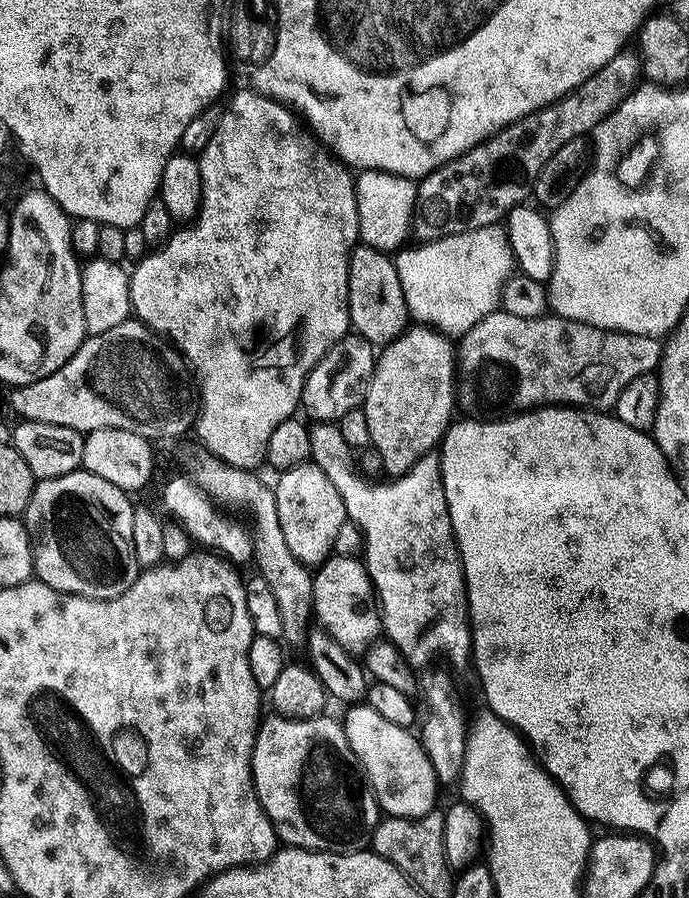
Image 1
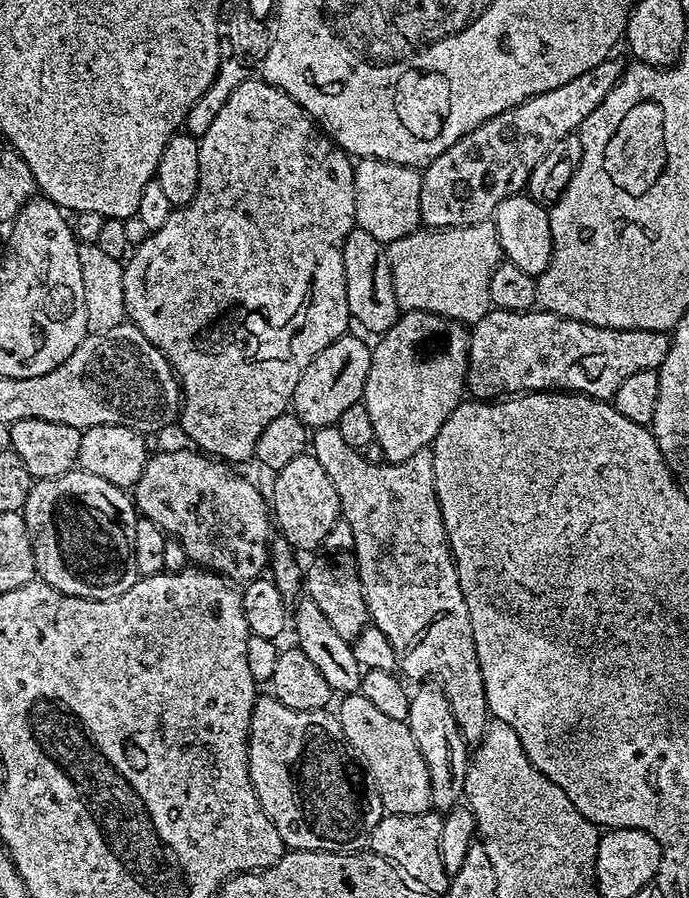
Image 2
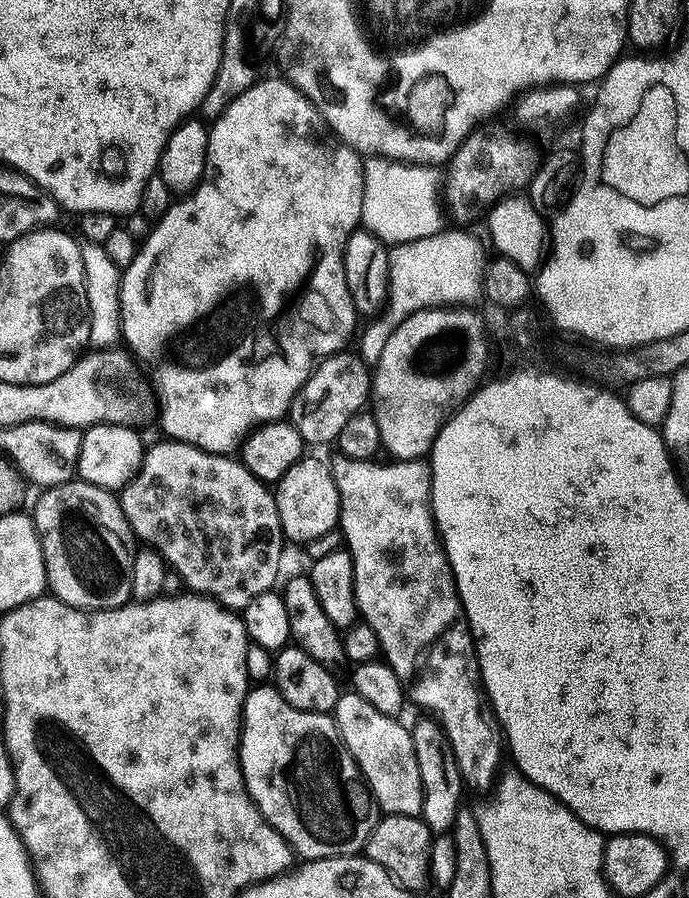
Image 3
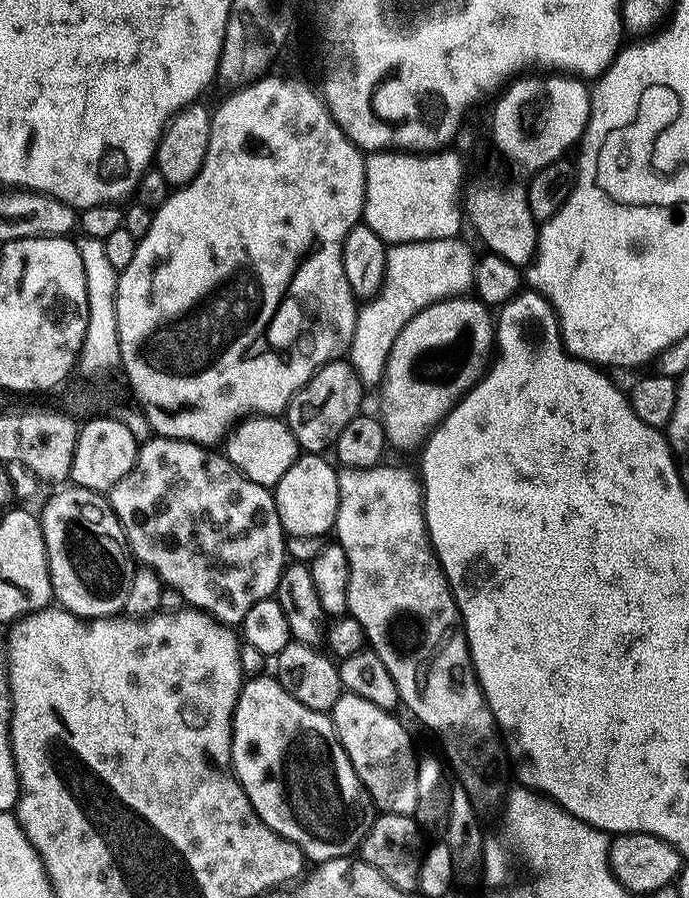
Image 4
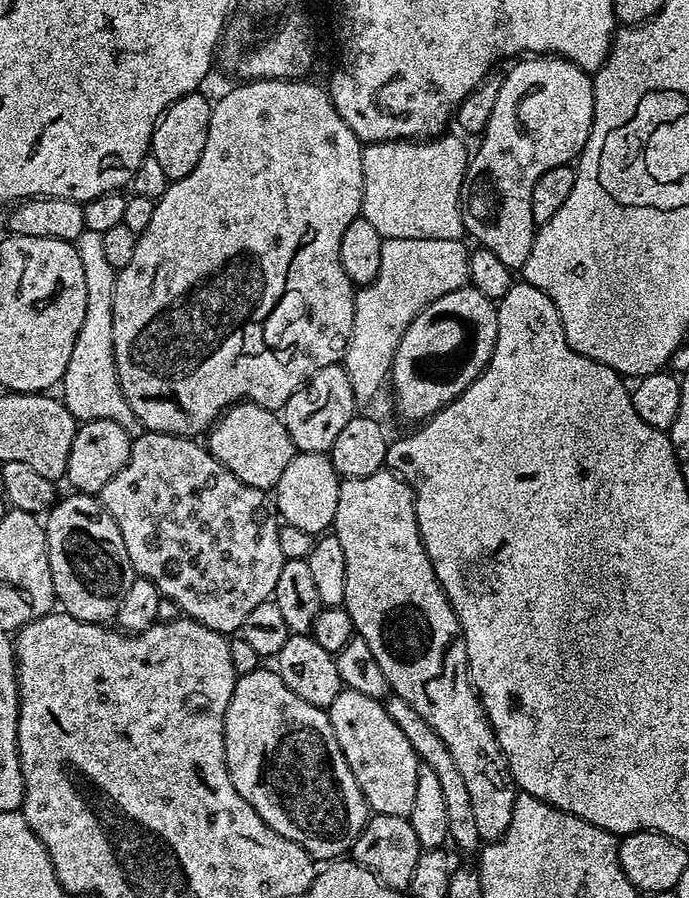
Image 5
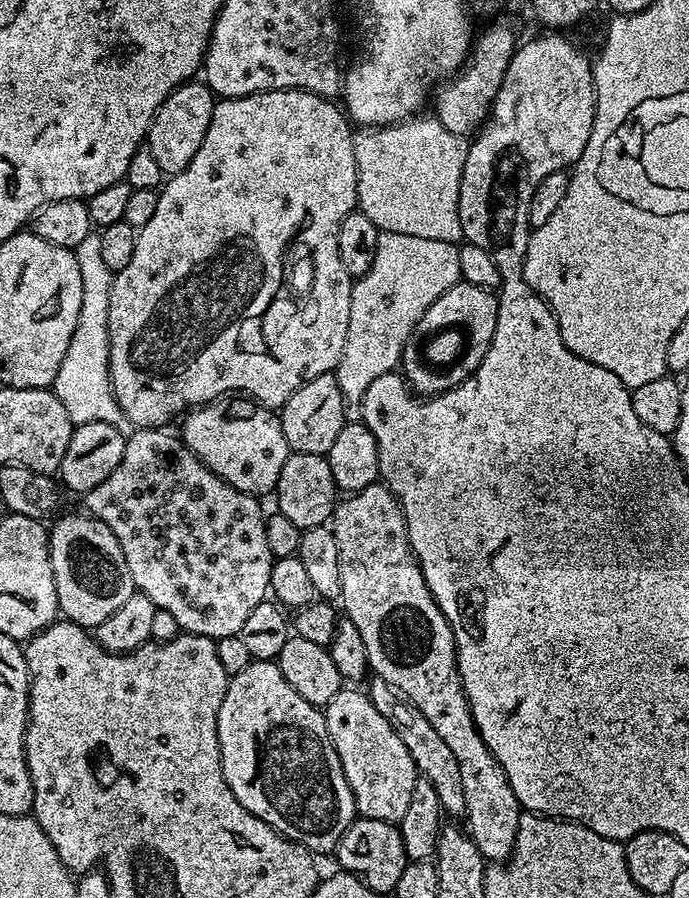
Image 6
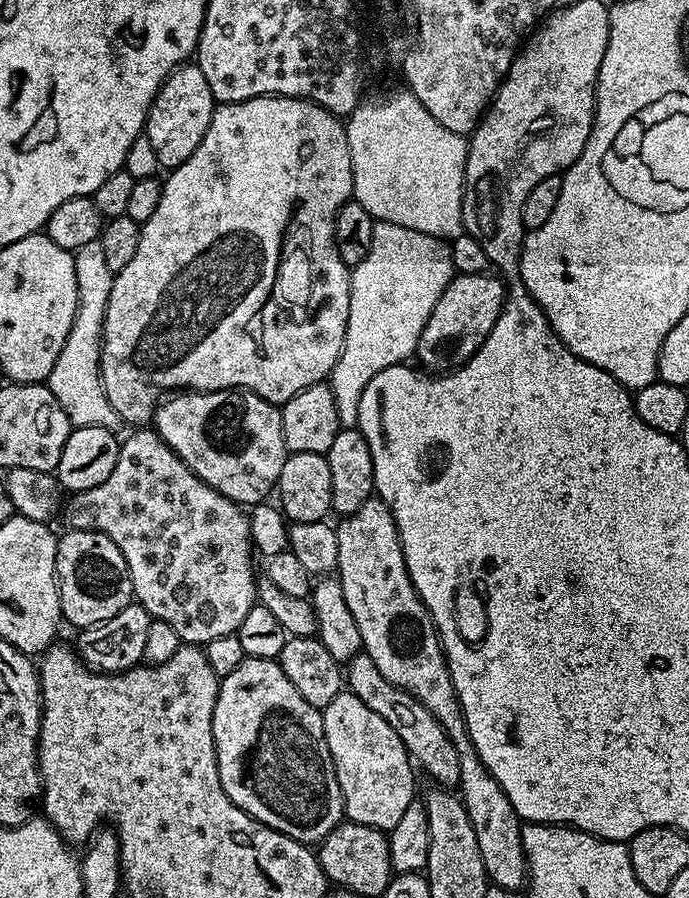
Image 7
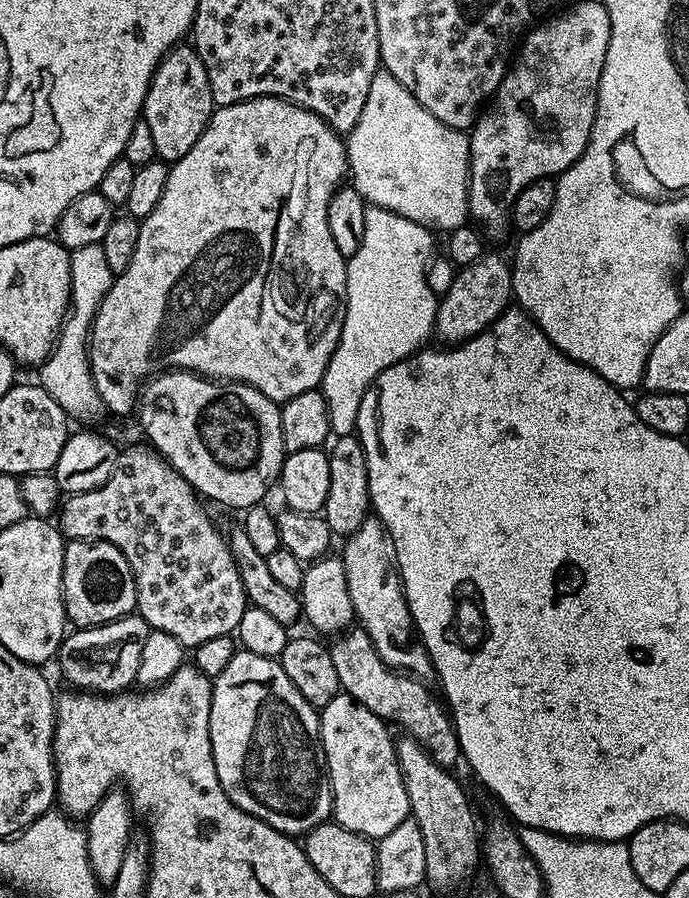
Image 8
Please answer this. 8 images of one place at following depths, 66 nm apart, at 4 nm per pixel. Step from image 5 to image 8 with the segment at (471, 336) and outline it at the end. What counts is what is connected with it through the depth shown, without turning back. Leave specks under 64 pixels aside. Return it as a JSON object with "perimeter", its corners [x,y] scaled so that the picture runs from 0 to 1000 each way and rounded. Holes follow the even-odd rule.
{"perimeter":[[[704,283],[694,292],[679,294],[666,300],[649,325],[637,331],[634,341],[631,378],[650,385],[673,382],[695,370],[708,369],[708,364],[720,357],[733,343],[745,337],[743,301],[739,291],[726,285]]]}

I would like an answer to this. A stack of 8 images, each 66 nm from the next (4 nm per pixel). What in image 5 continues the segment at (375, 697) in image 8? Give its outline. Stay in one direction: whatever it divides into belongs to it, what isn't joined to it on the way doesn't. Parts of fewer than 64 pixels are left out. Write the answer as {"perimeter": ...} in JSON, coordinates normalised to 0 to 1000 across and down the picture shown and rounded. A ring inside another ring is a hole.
{"perimeter":[[[565,774],[560,780],[560,787],[566,800],[589,817],[595,831],[601,831],[604,843],[611,852],[624,857],[636,865],[636,872],[642,875],[642,885],[647,889],[647,915],[650,916],[650,934],[659,941],[663,940],[673,949],[689,950],[698,943],[700,937],[694,929],[692,915],[688,912],[687,899],[682,898],[681,881],[676,880],[675,870],[657,847],[657,841],[649,835],[646,826],[637,822],[636,817],[626,811],[611,795],[597,784],[592,784],[582,775]]]}

